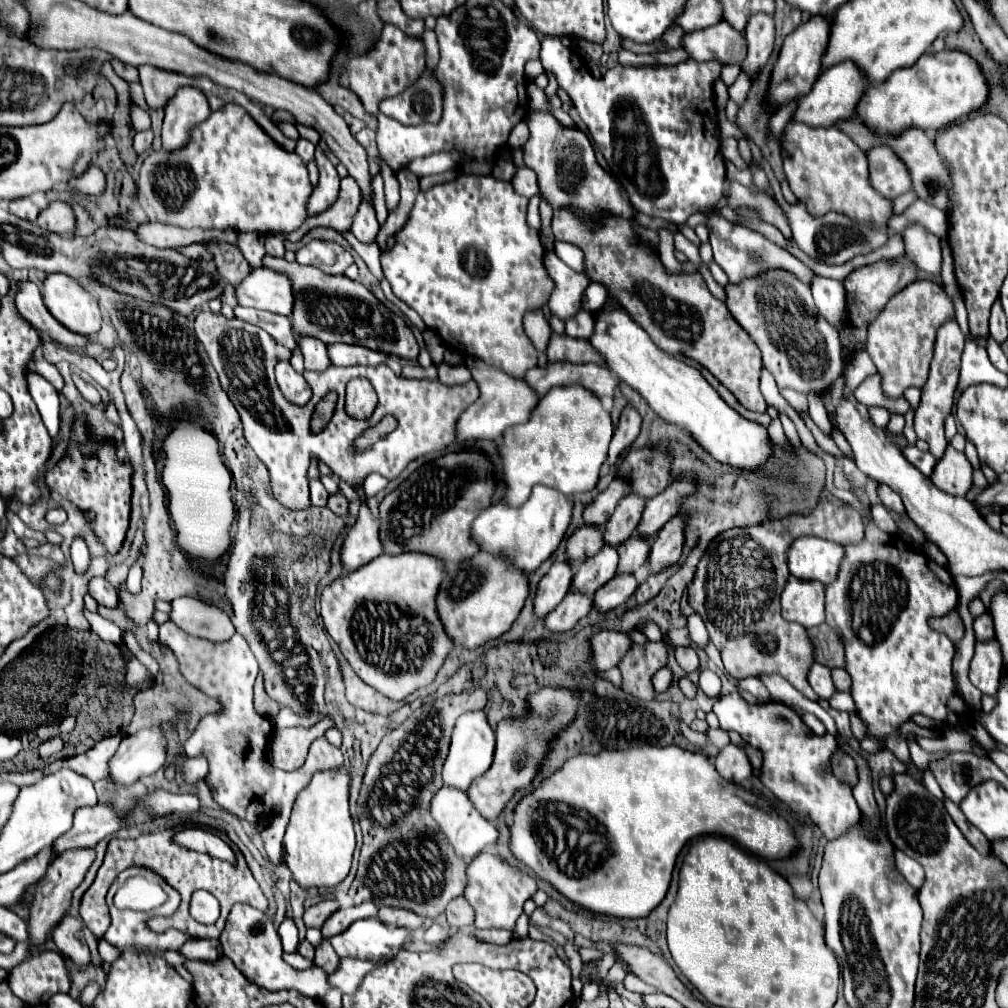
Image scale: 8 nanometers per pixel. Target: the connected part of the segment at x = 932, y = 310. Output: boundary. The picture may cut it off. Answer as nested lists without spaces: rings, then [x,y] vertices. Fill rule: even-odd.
[[[929,280],[911,282],[871,324],[867,336],[867,352],[883,376],[883,392],[889,398],[899,398],[909,387],[921,388],[927,382],[927,368],[933,356],[937,330],[955,316],[953,302],[941,286]]]

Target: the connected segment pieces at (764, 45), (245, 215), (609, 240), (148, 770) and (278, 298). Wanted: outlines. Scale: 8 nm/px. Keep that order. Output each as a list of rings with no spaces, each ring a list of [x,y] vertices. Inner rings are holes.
[[[767,14],[751,16],[751,22],[745,28],[745,38],[747,38],[747,56],[741,68],[751,80],[755,80],[773,52],[775,42],[773,18]]]
[[[227,104],[213,112],[205,122],[197,124],[189,132],[189,142],[179,150],[157,150],[151,152],[139,170],[135,198],[143,204],[149,220],[177,228],[203,228],[203,230],[225,230],[235,228],[237,232],[277,234],[293,232],[307,218],[307,204],[301,204],[301,190],[309,192],[311,182],[307,166],[295,156],[277,146],[243,108]]]
[[[555,212],[553,214],[553,230],[555,240],[569,242],[573,246],[579,246],[585,256],[585,274],[591,282],[599,282],[607,288],[607,296],[617,300],[619,306],[651,336],[651,340],[667,354],[683,354],[701,366],[705,366],[745,408],[753,412],[765,412],[767,402],[763,400],[763,394],[759,390],[761,380],[761,352],[753,344],[751,336],[743,332],[743,328],[737,324],[737,320],[731,316],[727,306],[717,300],[709,290],[699,272],[683,272],[683,274],[669,274],[665,266],[657,260],[657,250],[643,242],[629,220],[603,220],[603,228],[599,232],[587,232],[571,212]]]
[[[161,726],[139,730],[123,738],[117,754],[111,758],[111,778],[117,784],[133,784],[143,776],[155,774],[167,758],[167,738]]]
[[[255,268],[239,286],[237,298],[241,306],[267,310],[281,316],[293,312],[293,288],[287,274],[271,268]]]

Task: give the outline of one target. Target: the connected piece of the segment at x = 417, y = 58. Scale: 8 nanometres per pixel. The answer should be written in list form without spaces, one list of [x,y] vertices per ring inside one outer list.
[[[389,24],[389,26],[383,28],[383,32],[381,32],[381,36],[377,40],[377,46],[369,54],[347,58],[345,68],[343,68],[341,76],[339,76],[339,84],[343,88],[353,90],[359,96],[359,100],[363,102],[367,114],[377,116],[381,100],[403,92],[415,80],[419,80],[419,76],[423,72],[425,72],[423,42],[403,36],[403,32],[399,32],[399,28]]]

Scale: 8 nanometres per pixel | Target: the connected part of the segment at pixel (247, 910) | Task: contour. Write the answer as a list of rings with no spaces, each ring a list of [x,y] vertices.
[[[235,904],[229,918],[227,918],[227,924],[225,924],[225,930],[223,930],[219,942],[221,942],[223,954],[233,960],[233,964],[239,968],[239,972],[243,976],[247,976],[247,980],[251,980],[253,984],[257,984],[265,990],[275,992],[275,990],[291,990],[293,988],[293,990],[299,990],[301,994],[311,996],[315,1000],[321,1000],[329,990],[327,974],[321,968],[314,965],[309,970],[299,972],[283,960],[279,934],[273,926],[271,916],[265,912],[259,912],[251,906],[245,906],[245,904]]]

